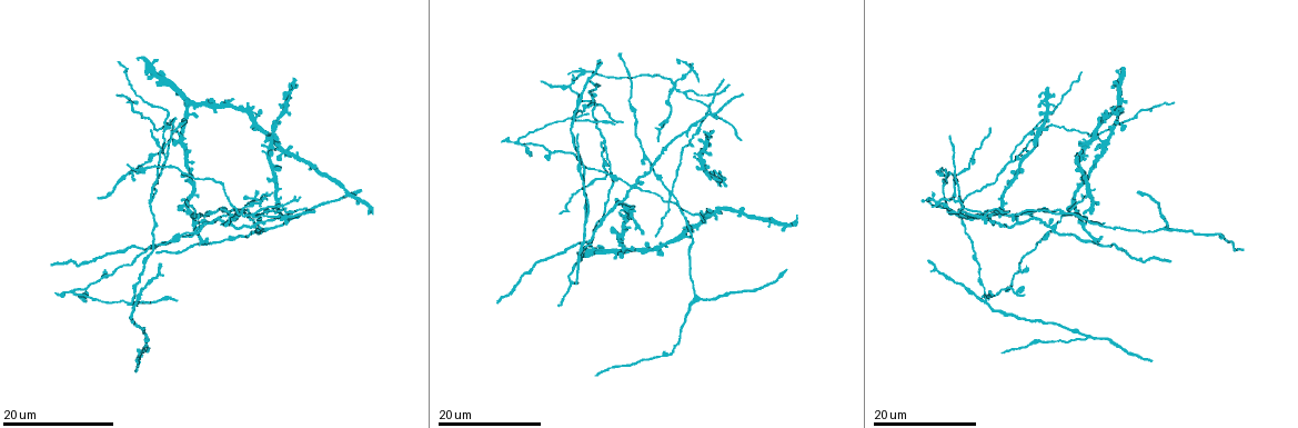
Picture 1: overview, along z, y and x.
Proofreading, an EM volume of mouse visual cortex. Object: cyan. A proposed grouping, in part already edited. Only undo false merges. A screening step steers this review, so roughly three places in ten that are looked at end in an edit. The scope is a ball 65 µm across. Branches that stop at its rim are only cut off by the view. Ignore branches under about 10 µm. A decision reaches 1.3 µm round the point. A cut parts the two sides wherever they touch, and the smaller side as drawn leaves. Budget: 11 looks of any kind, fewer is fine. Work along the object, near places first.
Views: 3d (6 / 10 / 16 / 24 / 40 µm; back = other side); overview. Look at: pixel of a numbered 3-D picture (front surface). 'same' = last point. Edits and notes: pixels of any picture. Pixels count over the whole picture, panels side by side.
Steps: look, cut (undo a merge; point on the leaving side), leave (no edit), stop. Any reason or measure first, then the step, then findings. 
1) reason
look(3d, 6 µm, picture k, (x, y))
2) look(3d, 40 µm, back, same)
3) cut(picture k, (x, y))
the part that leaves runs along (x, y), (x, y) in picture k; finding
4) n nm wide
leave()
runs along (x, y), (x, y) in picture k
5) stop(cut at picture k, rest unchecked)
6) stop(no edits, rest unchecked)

a fork
look(3d, 16 µm, picture 1, (1169, 231))

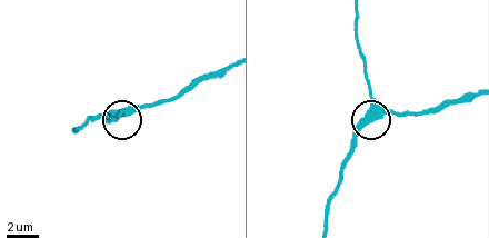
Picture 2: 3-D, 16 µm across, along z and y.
look(3d, 6 µm, picture 2, (376, 116))

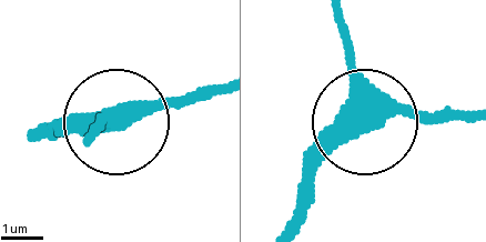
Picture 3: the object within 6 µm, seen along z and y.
from behind
look(3d, 6 µm, back, picture 3, (363, 126))

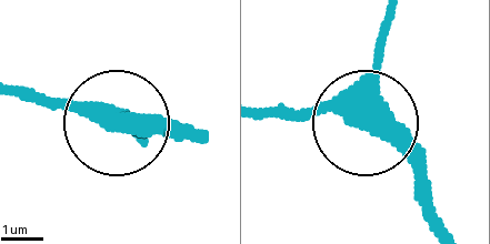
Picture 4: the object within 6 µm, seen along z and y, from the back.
side arm 22 µm
leave()
runs along (147, 144), (126, 122), (22, 101) in picture 4; continuous, no second neuron

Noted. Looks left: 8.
side arm on a straight run
look(3d, 24 µm, picture 1, (584, 218))

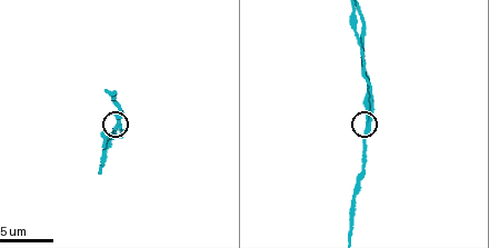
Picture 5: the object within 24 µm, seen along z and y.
closer look
look(3d, 6 µm, picture 5, (120, 126))

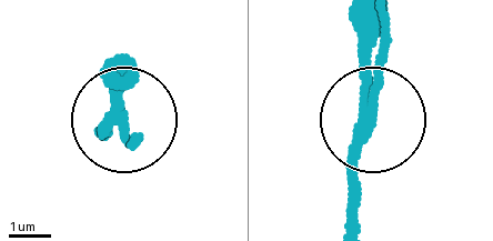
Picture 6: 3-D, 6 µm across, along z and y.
side arm 15 µm
leave()
one neuron here

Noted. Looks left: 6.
four or more arms meet
look(3d, 24 µm, picture 1, (132, 302))

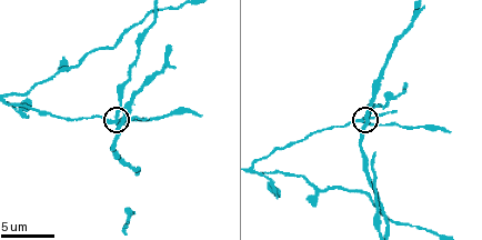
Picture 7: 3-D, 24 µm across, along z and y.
closer look
look(3d, 10 µm, picture 7, (117, 121))

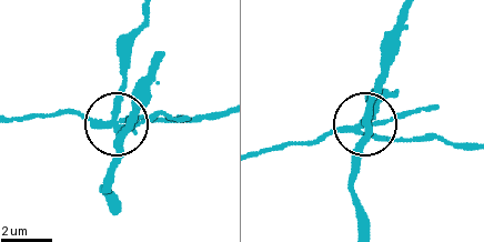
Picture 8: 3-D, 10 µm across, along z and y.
cut(picture 8, (79, 116))
the part that leaves runs along (113, 127), (70, 113), (13, 120) in picture 8; a second neuron is stuck on

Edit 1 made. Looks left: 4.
looks like a crossing
look(3d, 24 µm, picture 1, (1063, 214))

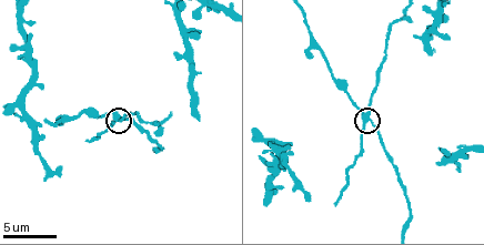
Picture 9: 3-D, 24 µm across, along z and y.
closer look
look(3d, 10 µm, picture 9, (369, 117))

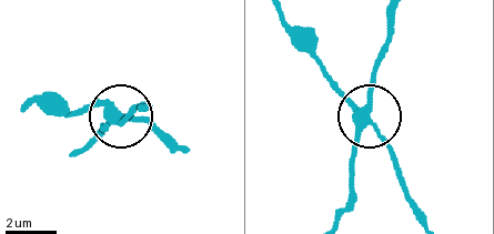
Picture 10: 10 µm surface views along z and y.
cut(picture 10, (374, 82))
the part that leaves runs along (361, 116), (385, 37), (385, 11) in picture 10; a second neuron is stuck on

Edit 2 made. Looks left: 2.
thick turns thin
look(3d, 10 µm, picture 9, (83, 111))

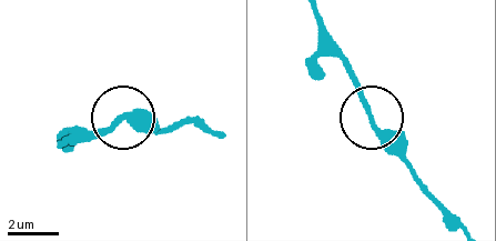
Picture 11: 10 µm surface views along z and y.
leave()
all the same neuron

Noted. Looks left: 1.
stop(cut at picture 8, cut at picture 10, rest unchecked)

